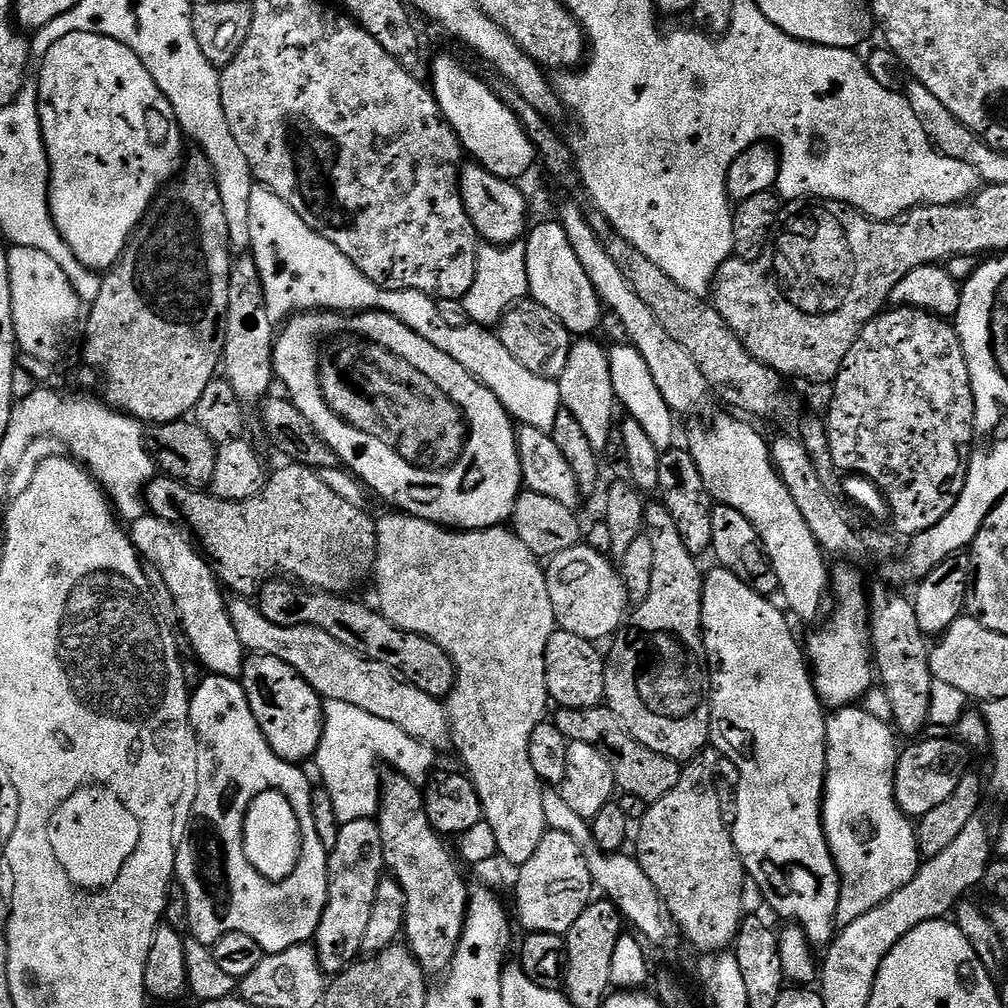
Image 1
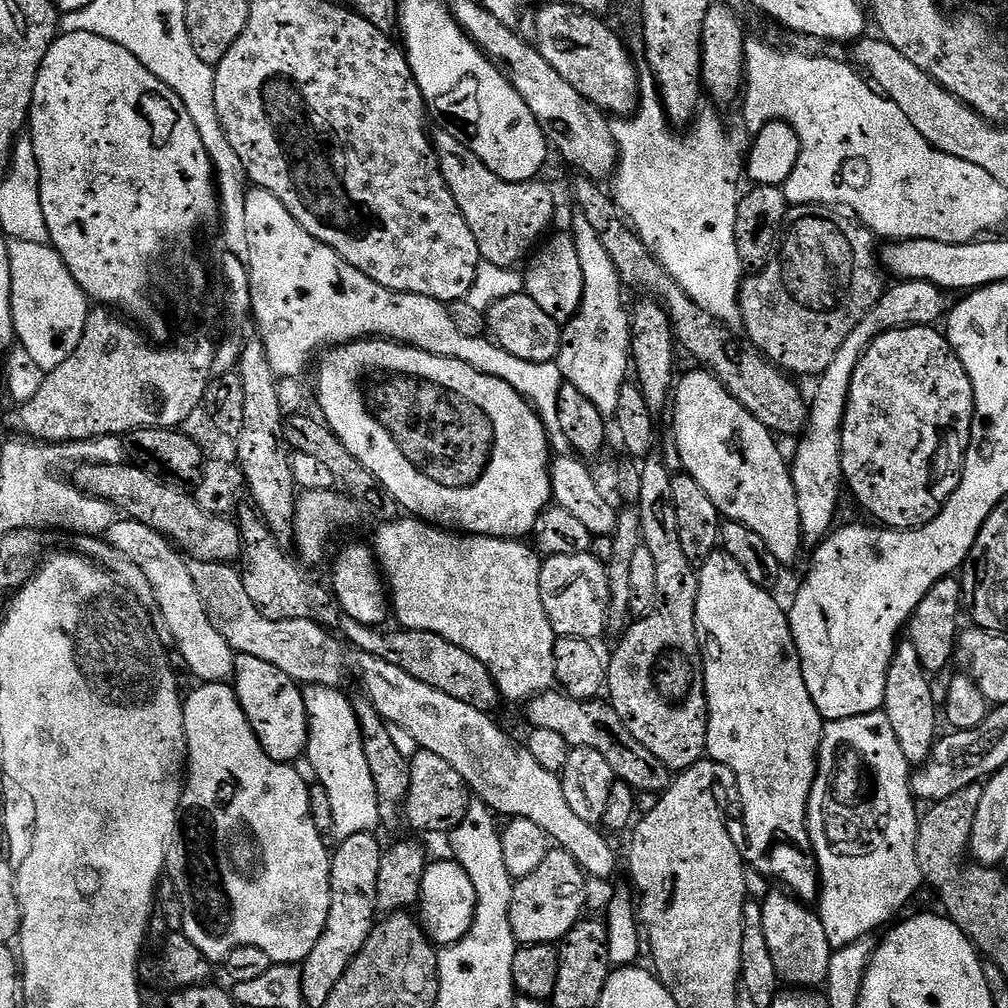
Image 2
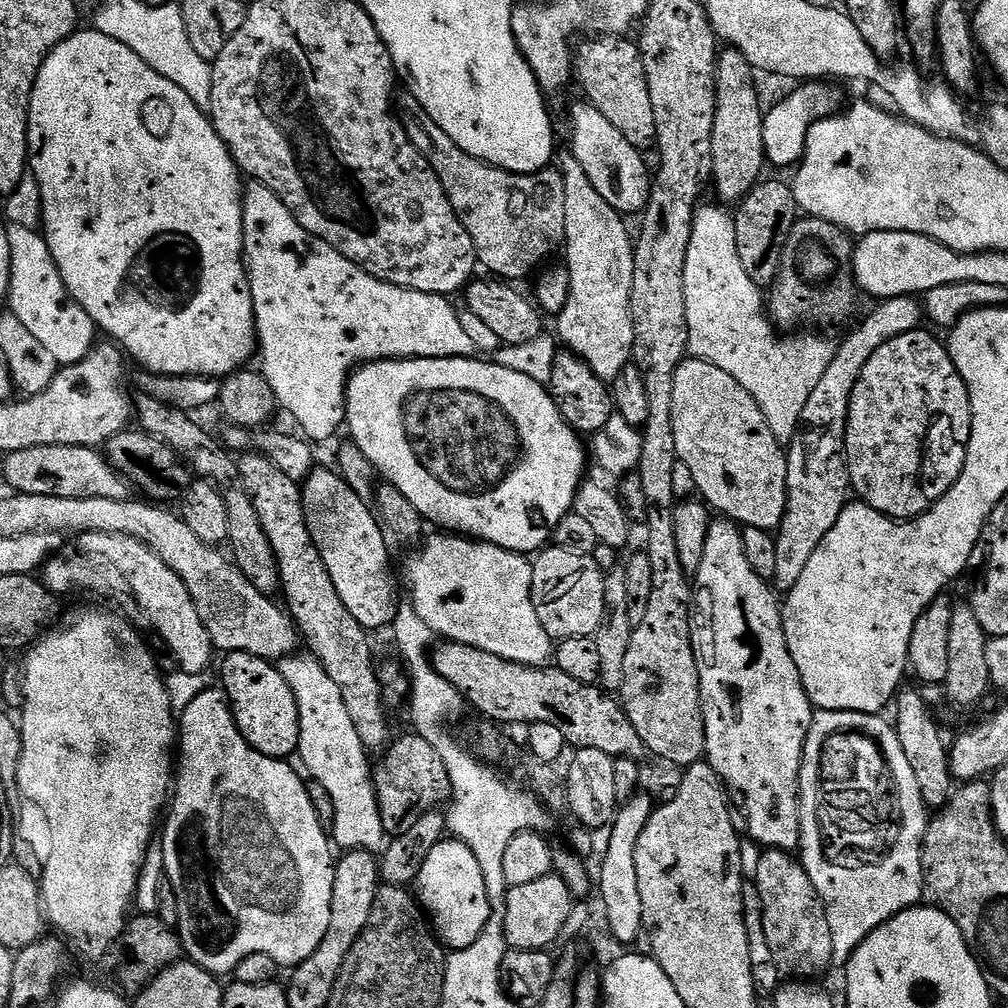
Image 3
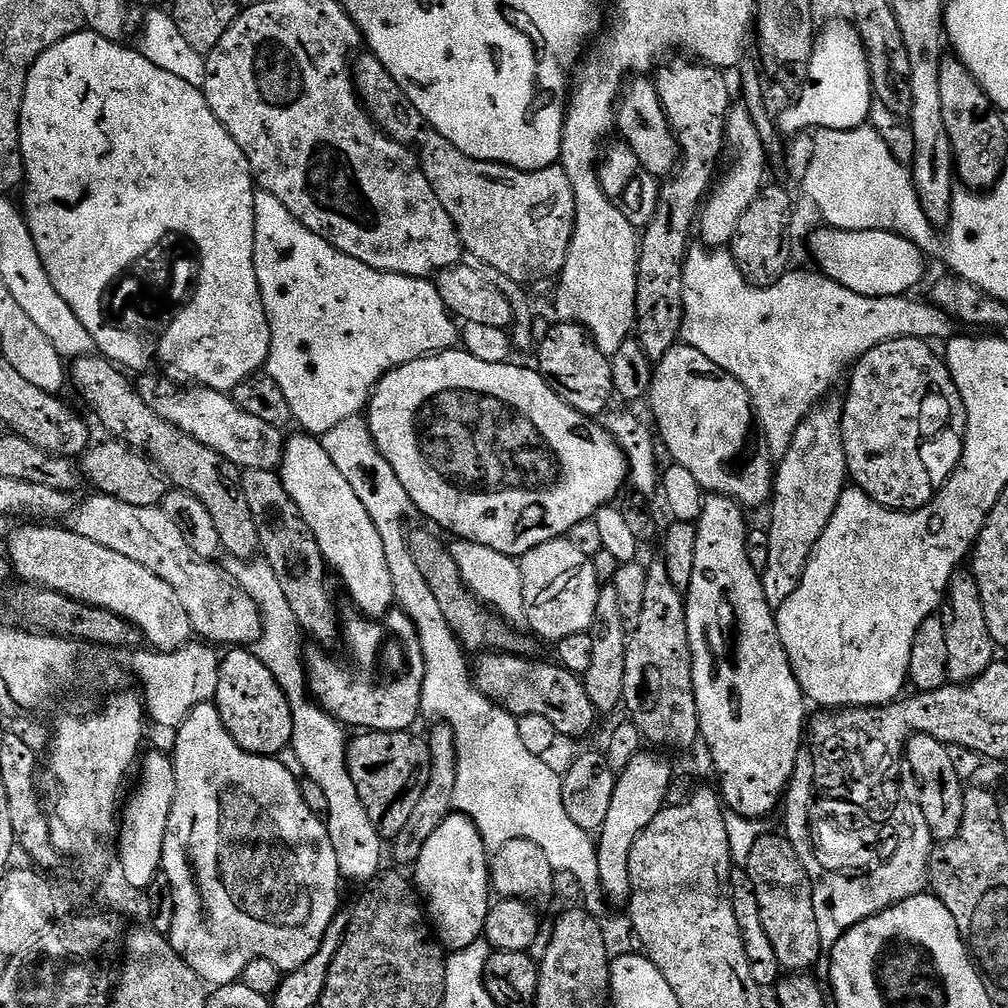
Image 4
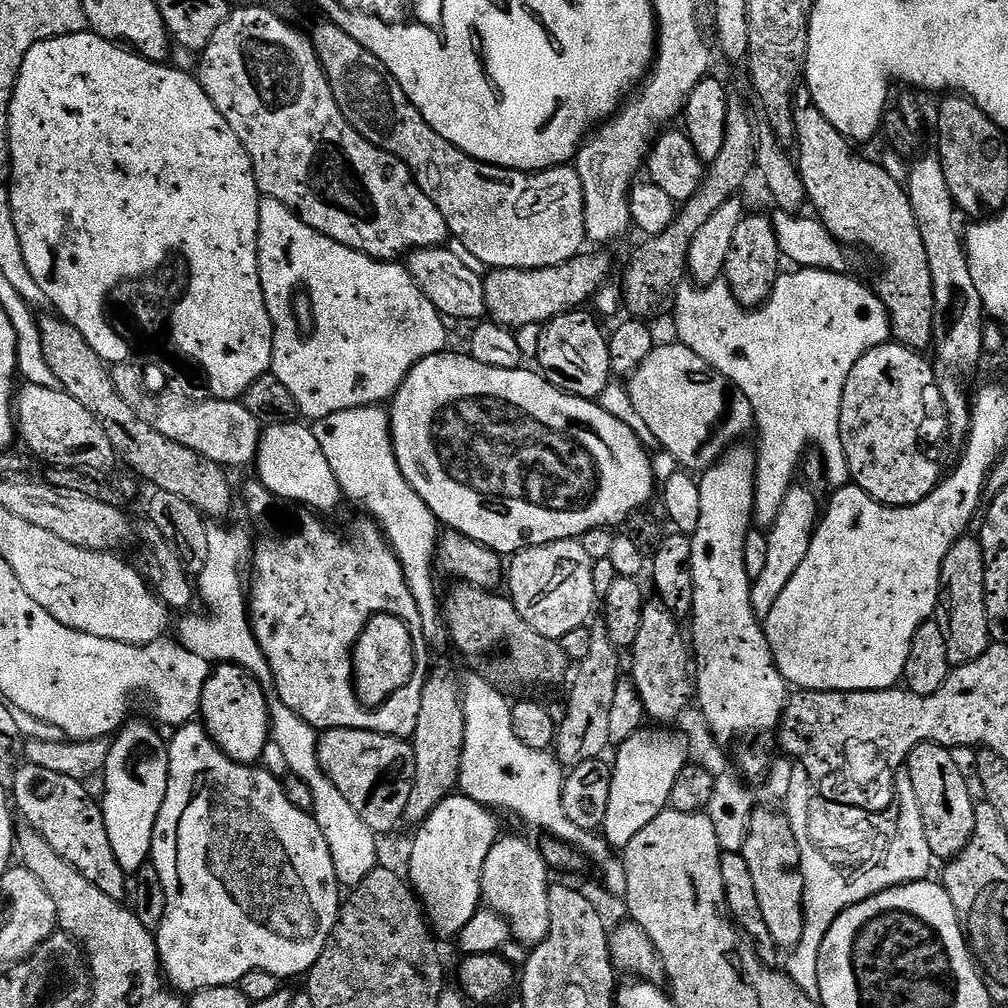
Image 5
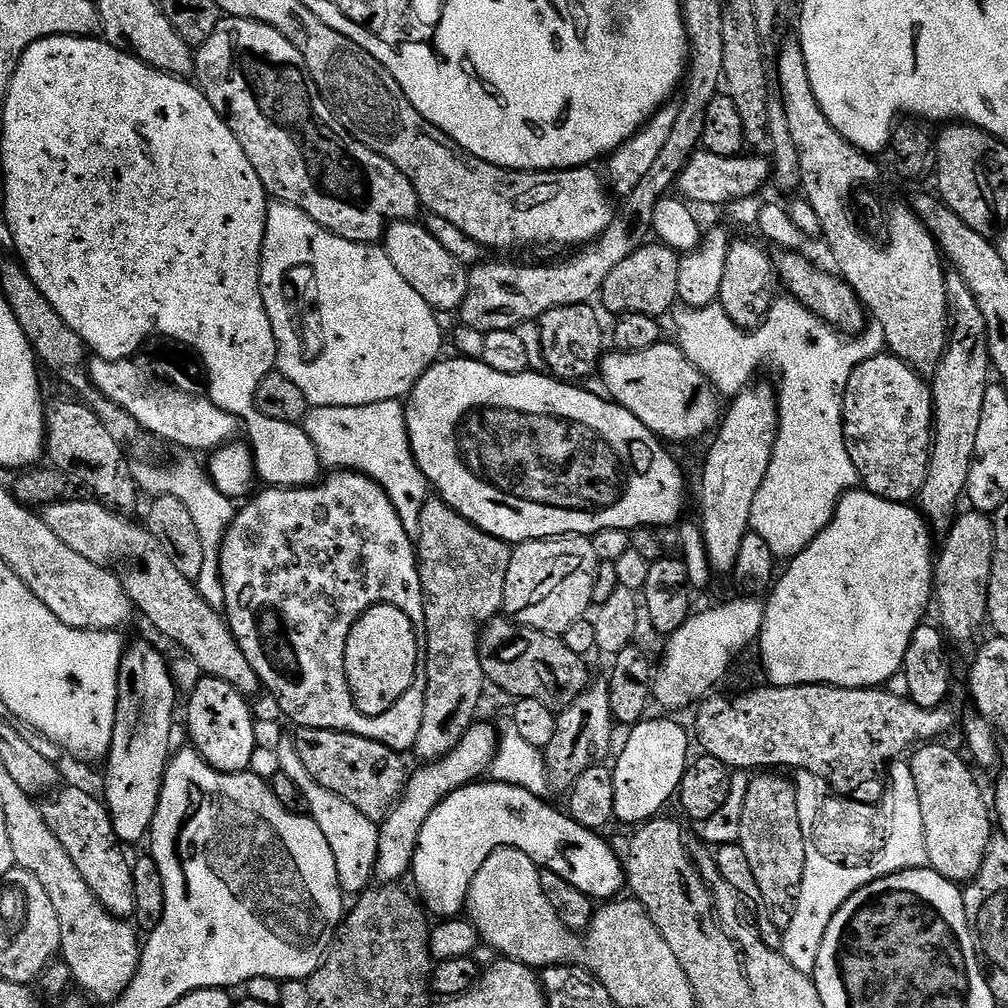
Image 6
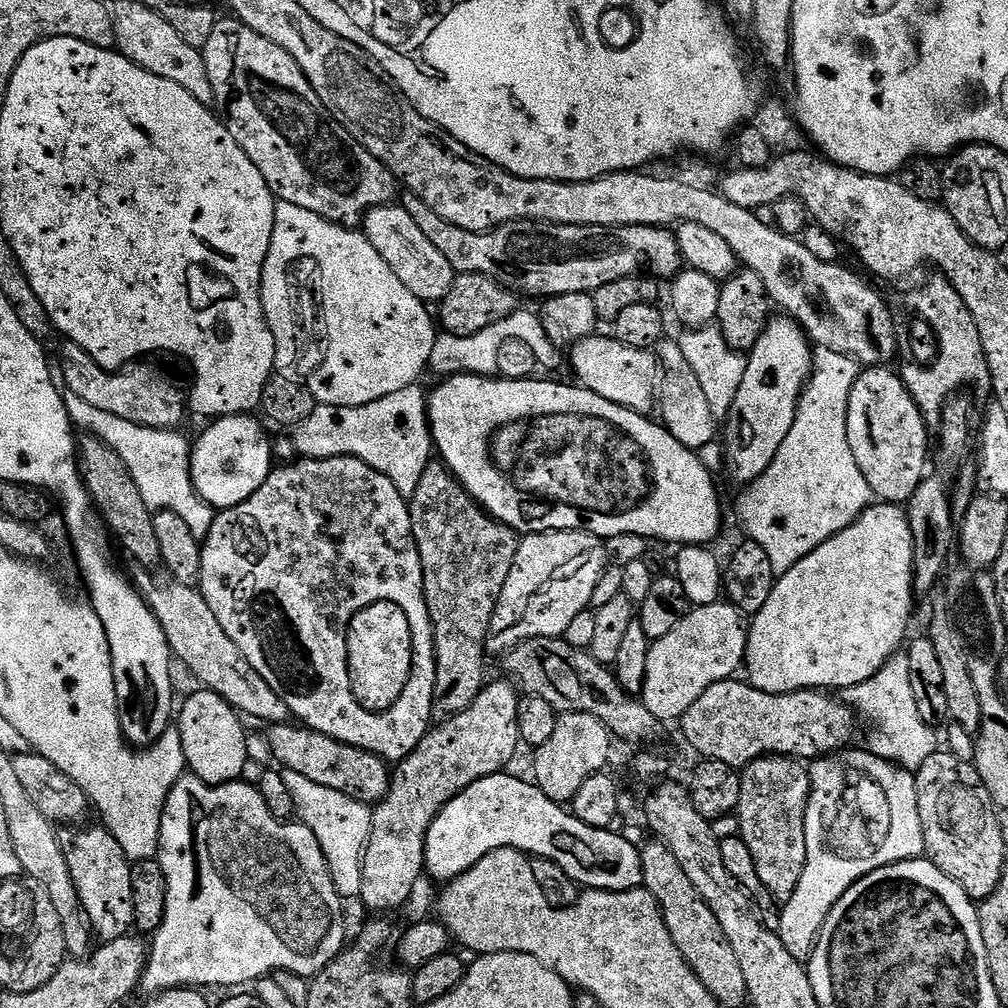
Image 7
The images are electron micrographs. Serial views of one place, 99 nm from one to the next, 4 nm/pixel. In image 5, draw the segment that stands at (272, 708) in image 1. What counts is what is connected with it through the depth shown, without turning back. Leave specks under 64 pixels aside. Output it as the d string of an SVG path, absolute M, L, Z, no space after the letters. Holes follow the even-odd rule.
M236 662L215 665L204 683L198 712L218 747L234 762L252 766L263 761L264 747L270 744L270 703L263 686L244 668Z

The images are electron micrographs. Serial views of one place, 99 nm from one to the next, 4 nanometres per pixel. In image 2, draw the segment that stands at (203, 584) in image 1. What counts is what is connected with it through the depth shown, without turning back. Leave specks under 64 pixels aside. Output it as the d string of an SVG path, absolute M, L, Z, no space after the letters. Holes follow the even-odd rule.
M135 522L129 523L127 526L129 528L125 530L124 536L113 535L110 543L118 550L122 550L122 554L126 554L126 558L134 558L134 562L142 570L142 574L146 574L150 596L156 599L156 604L160 607L161 617L159 616L159 619L162 624L162 619L164 619L165 625L163 624L163 627L166 632L166 627L168 627L169 633L167 632L167 635L170 640L170 635L172 635L172 640L176 643L176 648L180 651L181 658L188 663L189 670L197 676L197 681L206 684L231 681L236 671L237 653L233 652L232 647L226 642L226 638L222 638L222 634L218 634L218 630L214 630L214 622L210 622L210 618L206 614L206 606L198 594L198 586L194 586L194 578L190 578L189 563L161 532L156 532L145 524Z

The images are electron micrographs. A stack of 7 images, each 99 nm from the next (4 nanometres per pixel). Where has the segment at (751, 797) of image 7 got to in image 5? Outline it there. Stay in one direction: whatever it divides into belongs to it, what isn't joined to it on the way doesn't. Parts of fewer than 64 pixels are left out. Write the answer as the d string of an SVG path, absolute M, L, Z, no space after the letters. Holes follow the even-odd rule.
M757 807L749 818L748 836L745 838L742 854L746 858L746 866L750 866L750 874L754 878L754 891L758 893L758 906L762 909L762 918L770 930L770 938L774 938L777 949L791 950L802 942L804 928L803 890L805 872L800 864L800 840L798 832L780 812L772 808Z

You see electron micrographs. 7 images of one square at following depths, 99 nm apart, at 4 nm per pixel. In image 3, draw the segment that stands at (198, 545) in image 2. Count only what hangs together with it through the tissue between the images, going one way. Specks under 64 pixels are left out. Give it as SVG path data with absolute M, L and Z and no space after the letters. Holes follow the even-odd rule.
M30 446L30 450L14 450L3 457L4 480L13 493L22 496L49 496L50 498L106 498L127 500L130 485L112 464L103 451L86 446Z

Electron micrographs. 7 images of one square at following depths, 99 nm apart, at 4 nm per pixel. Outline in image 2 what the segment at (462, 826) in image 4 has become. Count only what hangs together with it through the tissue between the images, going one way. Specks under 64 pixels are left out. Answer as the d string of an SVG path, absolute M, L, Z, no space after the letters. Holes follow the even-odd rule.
M447 859L437 864L436 861L429 863L420 883L418 919L424 933L436 946L457 944L470 930L476 909L476 891L474 882L470 882L470 874L466 874L464 867L455 859Z

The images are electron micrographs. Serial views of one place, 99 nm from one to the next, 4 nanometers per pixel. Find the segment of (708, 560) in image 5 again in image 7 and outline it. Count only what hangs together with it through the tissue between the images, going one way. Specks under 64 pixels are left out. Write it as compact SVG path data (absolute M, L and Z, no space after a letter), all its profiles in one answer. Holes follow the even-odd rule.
M791 316L777 317L769 319L762 338L747 353L746 374L742 374L736 401L722 424L724 456L732 463L728 472L740 486L757 480L774 462L774 454L778 454L782 442L786 442L786 434L790 434L790 426L794 426L800 394L812 374L814 348L808 335Z

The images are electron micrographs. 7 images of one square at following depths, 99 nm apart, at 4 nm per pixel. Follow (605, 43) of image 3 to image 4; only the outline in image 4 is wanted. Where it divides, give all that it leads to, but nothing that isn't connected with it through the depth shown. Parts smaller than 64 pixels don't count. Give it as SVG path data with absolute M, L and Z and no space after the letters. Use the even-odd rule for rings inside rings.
M651 79L636 80L625 92L623 89L614 124L618 132L620 128L620 136L624 139L621 141L636 155L640 165L649 174L657 178L668 178L677 171L680 145L677 144L676 135L668 125L662 102L656 93L656 85Z

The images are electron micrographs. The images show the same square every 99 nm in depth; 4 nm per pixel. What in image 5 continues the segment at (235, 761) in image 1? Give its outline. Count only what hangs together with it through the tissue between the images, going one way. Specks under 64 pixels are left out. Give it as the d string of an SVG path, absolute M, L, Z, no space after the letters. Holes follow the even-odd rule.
M184 722L167 741L170 774L166 786L166 802L162 802L162 810L158 814L158 822L154 828L154 842L150 863L156 867L162 878L162 890L166 890L166 914L160 927L155 929L156 945L160 950L160 967L167 983L177 993L195 994L202 988L227 988L239 985L240 980L250 974L250 970L266 970L266 974L274 974L281 978L300 976L311 972L318 962L330 934L340 917L342 907L342 885L334 870L334 858L330 854L330 846L318 826L312 812L303 812L290 802L284 792L283 783L275 780L264 766L249 766L234 762L220 749L212 736L200 722Z

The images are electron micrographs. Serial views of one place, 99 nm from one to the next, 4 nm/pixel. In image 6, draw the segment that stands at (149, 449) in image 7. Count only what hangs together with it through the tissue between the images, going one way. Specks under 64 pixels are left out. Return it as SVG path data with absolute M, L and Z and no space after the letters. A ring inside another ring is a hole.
M184 450L179 453L173 464L132 464L132 476L136 480L136 487L141 493L149 492L149 497L169 496L178 498L186 510L190 510L194 518L194 526L198 526L198 534L202 538L202 554L206 569L206 595L208 604L217 610L224 607L224 587L220 581L220 548L224 545L224 535L228 527L234 522L238 511L237 505L226 494L218 490L213 484L203 463L199 464L193 453Z

